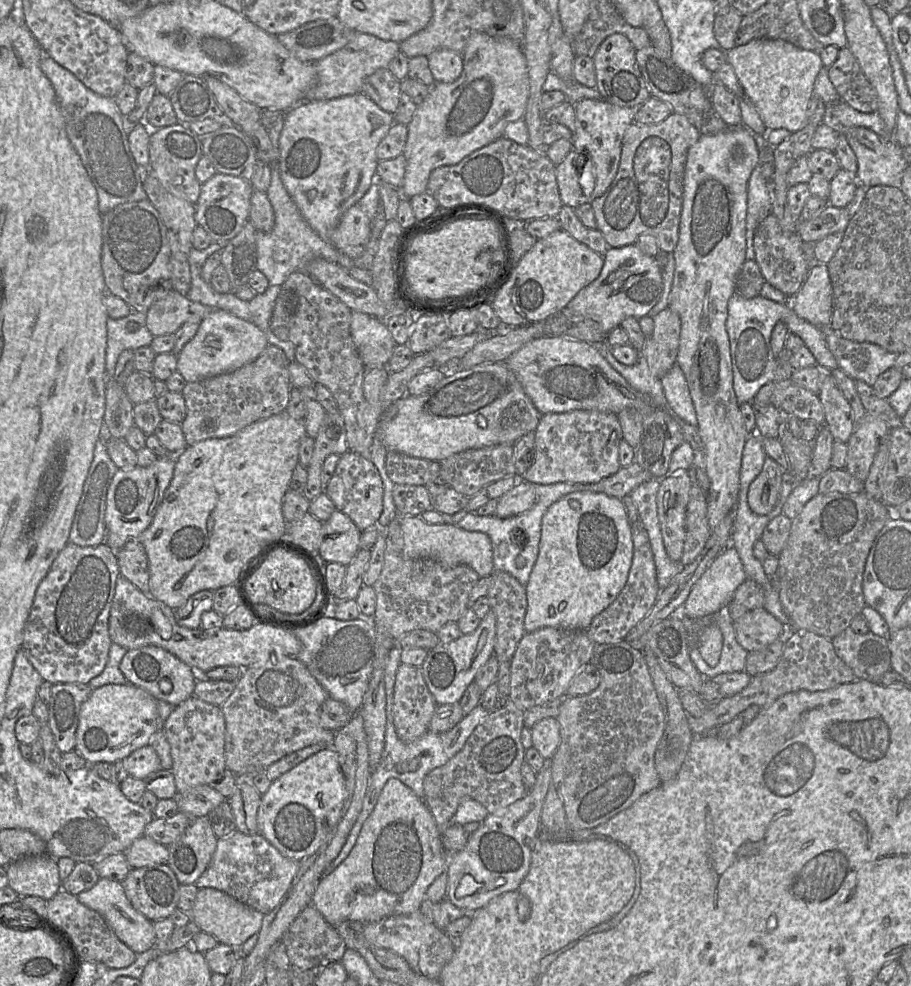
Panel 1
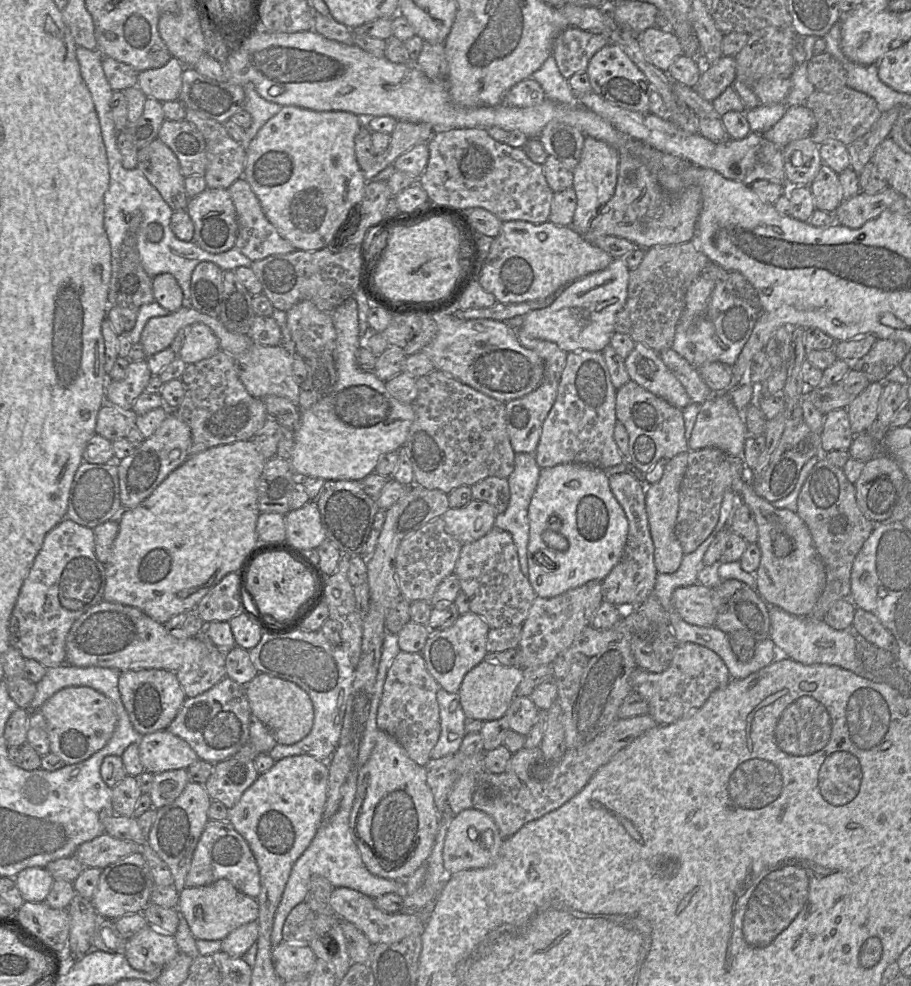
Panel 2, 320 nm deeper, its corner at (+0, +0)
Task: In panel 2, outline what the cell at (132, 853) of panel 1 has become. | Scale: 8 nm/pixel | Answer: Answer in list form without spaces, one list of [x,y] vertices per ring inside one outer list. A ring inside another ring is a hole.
[[[106,833],[81,844],[74,853],[86,867],[104,869],[108,865],[139,851],[141,845],[121,840]]]

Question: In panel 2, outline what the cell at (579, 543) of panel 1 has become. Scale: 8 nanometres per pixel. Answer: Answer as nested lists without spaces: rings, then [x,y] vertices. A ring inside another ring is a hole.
[[[565,463],[559,464],[553,467],[541,468],[540,475],[537,483],[536,490],[531,498],[529,508],[528,508],[528,521],[529,521],[529,542],[527,546],[527,563],[528,563],[528,581],[537,597],[540,598],[553,598],[558,595],[565,593],[568,590],[574,589],[581,585],[584,585],[591,581],[603,581],[604,578],[609,574],[613,567],[620,560],[626,540],[628,535],[628,520],[625,512],[615,496],[613,495],[610,484],[609,476],[606,474],[605,470],[592,465],[583,465],[578,463]],[[546,530],[553,530],[557,533],[563,535],[568,543],[568,549],[563,552],[558,552],[555,550],[547,550],[539,539],[542,539],[542,534]]]

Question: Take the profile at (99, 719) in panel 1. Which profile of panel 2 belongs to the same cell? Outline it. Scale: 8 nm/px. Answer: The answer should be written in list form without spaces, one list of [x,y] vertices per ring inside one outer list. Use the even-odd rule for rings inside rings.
[[[85,686],[63,688],[45,701],[38,710],[47,722],[50,752],[61,758],[66,765],[83,762],[102,749],[112,737],[117,724],[113,702],[102,693]]]

